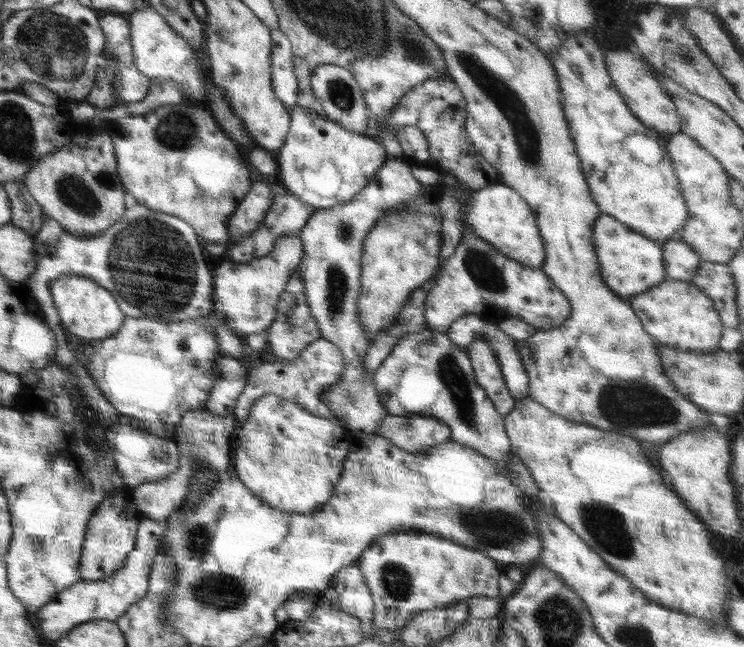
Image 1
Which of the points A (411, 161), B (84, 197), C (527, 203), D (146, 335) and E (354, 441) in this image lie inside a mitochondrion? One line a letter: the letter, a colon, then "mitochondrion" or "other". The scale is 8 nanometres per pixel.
A: other
B: mitochondrion
C: other
D: mitochondrion
E: other

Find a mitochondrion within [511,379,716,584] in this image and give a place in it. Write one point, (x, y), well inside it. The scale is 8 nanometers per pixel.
(605, 525)

